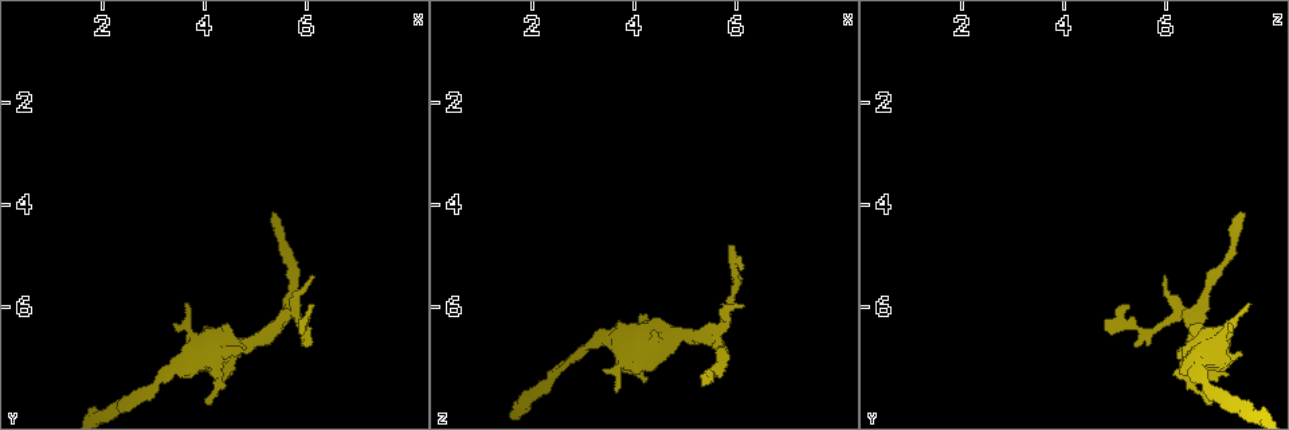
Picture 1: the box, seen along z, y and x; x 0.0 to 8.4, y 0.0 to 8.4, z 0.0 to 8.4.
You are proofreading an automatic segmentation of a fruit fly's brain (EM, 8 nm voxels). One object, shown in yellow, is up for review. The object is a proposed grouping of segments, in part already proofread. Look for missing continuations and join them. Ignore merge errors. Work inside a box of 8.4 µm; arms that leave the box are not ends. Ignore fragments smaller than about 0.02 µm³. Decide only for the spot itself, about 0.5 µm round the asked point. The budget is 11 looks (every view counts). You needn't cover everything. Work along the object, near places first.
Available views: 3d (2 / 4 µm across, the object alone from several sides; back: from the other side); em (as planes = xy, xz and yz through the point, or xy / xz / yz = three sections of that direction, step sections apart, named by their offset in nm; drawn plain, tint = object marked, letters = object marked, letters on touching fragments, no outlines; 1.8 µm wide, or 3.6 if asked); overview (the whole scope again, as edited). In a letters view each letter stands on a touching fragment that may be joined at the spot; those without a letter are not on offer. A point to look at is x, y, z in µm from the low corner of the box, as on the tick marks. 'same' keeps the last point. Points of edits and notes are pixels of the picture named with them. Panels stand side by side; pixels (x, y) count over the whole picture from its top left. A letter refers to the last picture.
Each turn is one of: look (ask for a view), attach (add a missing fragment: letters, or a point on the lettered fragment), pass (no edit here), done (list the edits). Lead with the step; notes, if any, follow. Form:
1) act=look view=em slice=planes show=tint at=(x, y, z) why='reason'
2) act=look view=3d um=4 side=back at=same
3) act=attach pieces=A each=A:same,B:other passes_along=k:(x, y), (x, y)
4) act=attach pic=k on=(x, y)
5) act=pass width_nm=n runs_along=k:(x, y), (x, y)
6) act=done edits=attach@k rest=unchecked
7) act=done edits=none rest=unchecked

act=look view=3d um=4 side=back at=(4.10, 7.80, 6.90) why='an open end'

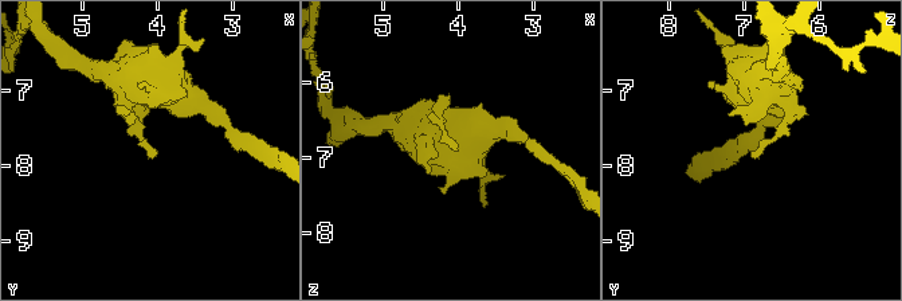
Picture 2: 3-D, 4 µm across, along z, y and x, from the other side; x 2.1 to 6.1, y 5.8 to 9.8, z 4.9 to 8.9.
act=look view=em slice=xz step=16 show=tint at=(4.05, 7.80, 6.90) why='need the tissue'

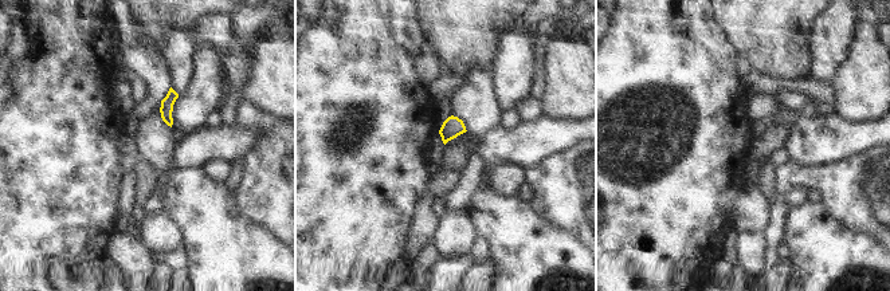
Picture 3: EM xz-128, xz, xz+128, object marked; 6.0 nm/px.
act=look view=em slice=planes show=letters at=same why='another direction'

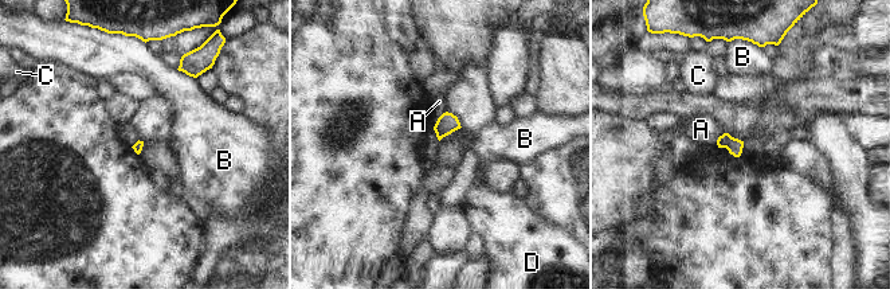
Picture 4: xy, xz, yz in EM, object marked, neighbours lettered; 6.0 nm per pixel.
act=pass each=A:other,B:other,C:other,D:other found='none of them fits'

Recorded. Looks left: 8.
act=look view=em slice=planes show=tint at=(5.35, 4.15, 7.50) why='free end'

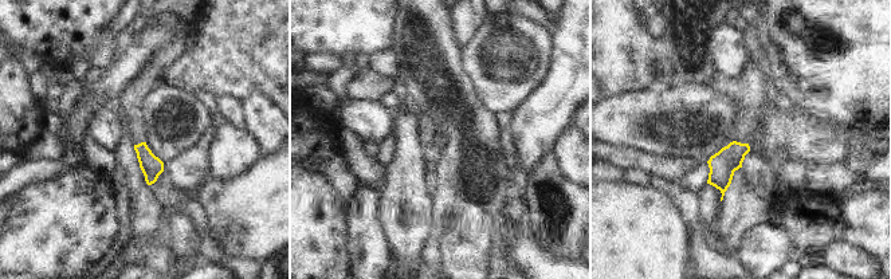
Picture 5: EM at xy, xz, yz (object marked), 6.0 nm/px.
act=look view=em slice=planes show=letters at=same

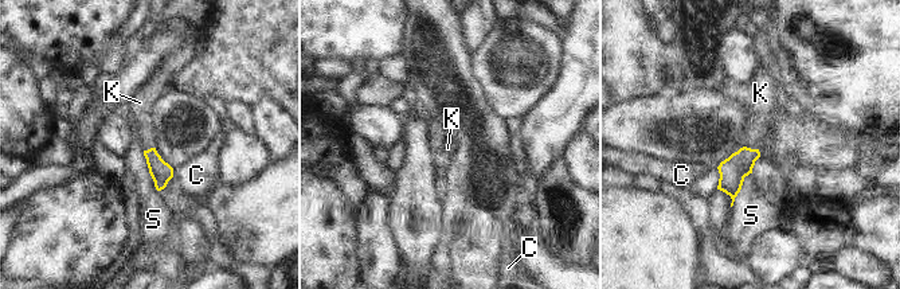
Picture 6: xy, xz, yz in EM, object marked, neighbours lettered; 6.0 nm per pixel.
act=attach pieces=K each=C:other,K:same,S:other passes_along=6:(732, 171), (752, 149), (762, 109) found='it goes on there'

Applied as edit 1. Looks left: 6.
act=look view=3d um=4 at=(6.10, 5.40, 5.95) why='free end'

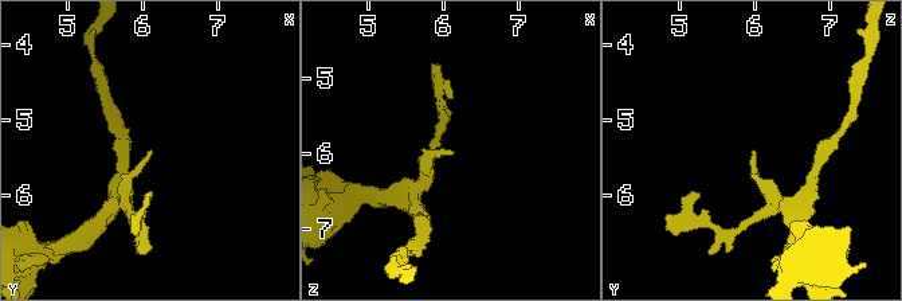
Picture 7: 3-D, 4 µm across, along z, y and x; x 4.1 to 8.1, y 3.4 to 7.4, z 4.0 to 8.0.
act=look view=em slice=planes show=letters at=(6.15, 5.35, 6.00) why='now the EM'

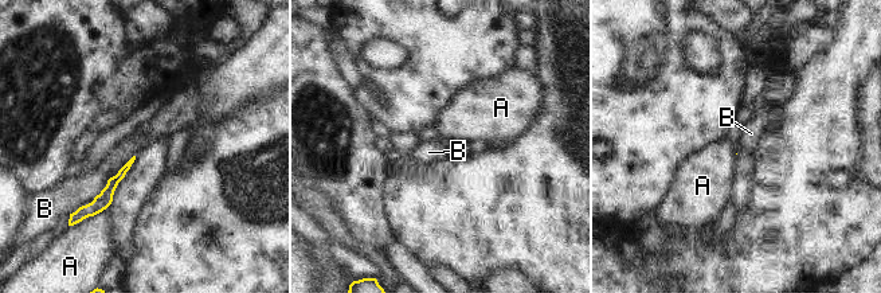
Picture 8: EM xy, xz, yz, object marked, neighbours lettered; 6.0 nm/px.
act=pass each=A:other,B:other runs_along=8:(121, 174), (94, 210) found='none of them fits'

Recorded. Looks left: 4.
act=look view=em slice=planes show=plain at=(3.70, 5.90, 7.65) why='thin end'

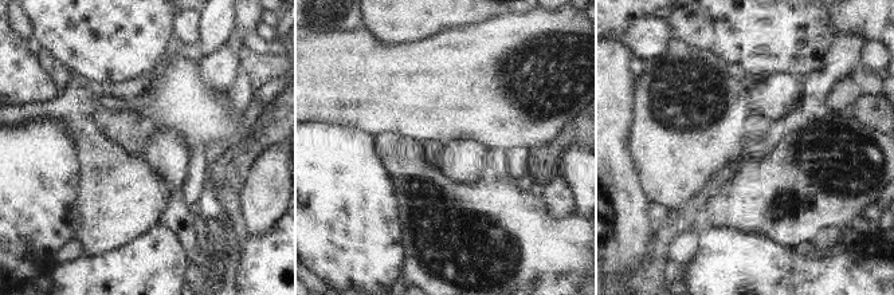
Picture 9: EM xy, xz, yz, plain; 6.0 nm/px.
act=look view=em slice=planes show=tint at=same

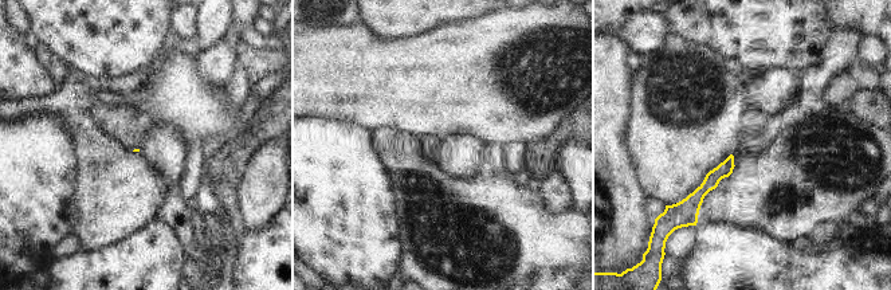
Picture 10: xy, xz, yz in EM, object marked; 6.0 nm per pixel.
act=look view=em slice=planes show=letters at=same why='see the neighbours'

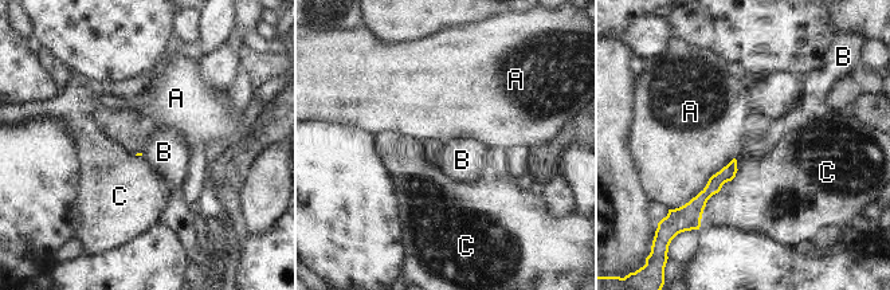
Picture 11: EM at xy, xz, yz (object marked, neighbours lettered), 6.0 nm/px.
act=pass each=A:other,B:other,C:other found='no lettered fragment goes on from it'

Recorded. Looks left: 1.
act=done edits=attach@6 rest=unchecked

